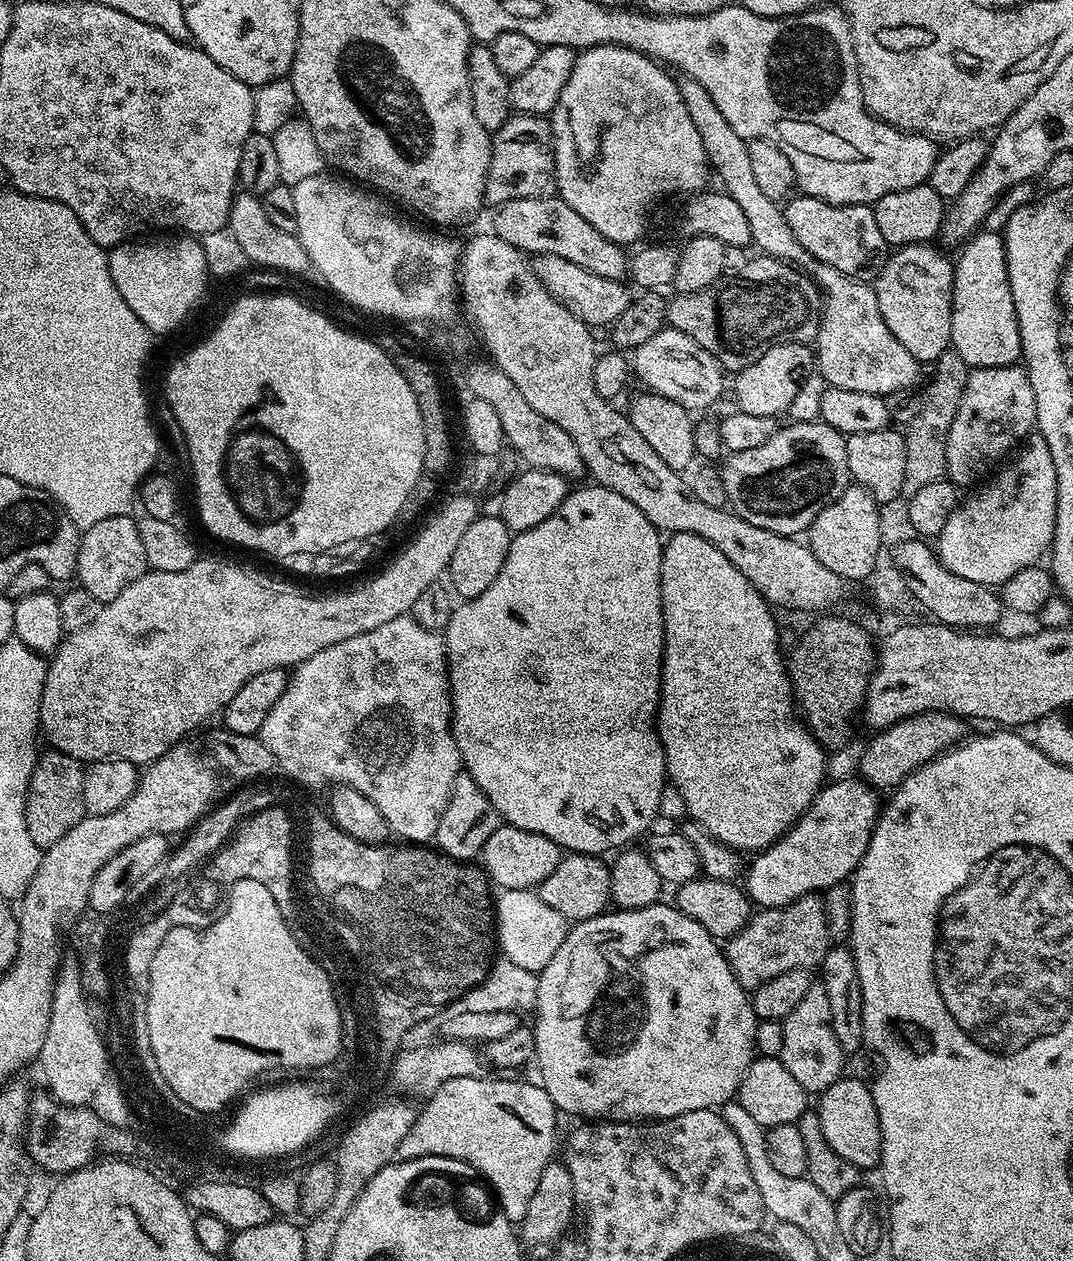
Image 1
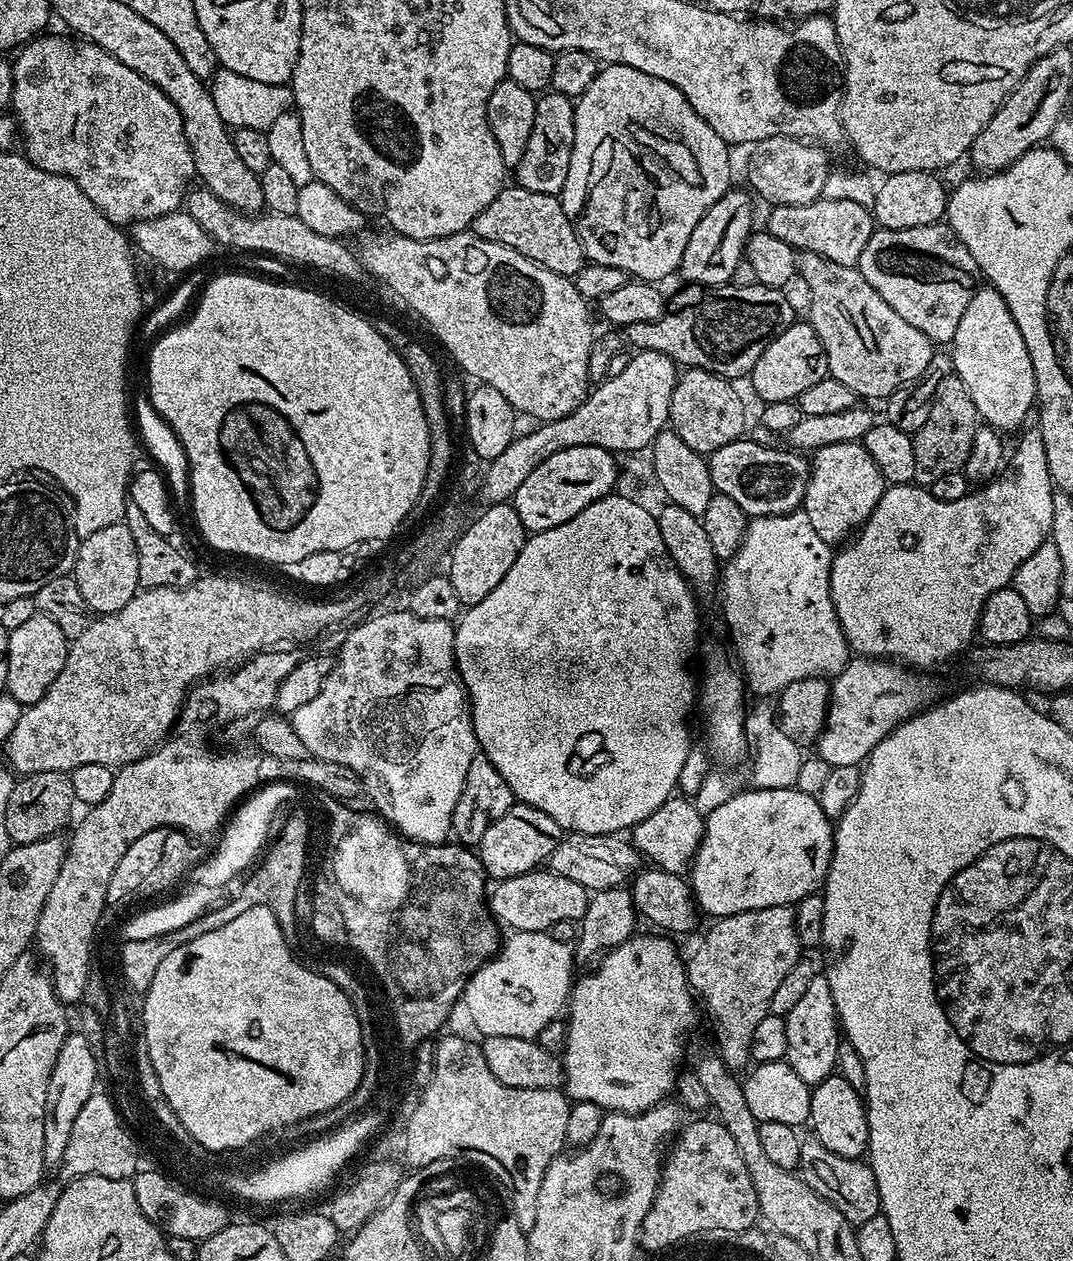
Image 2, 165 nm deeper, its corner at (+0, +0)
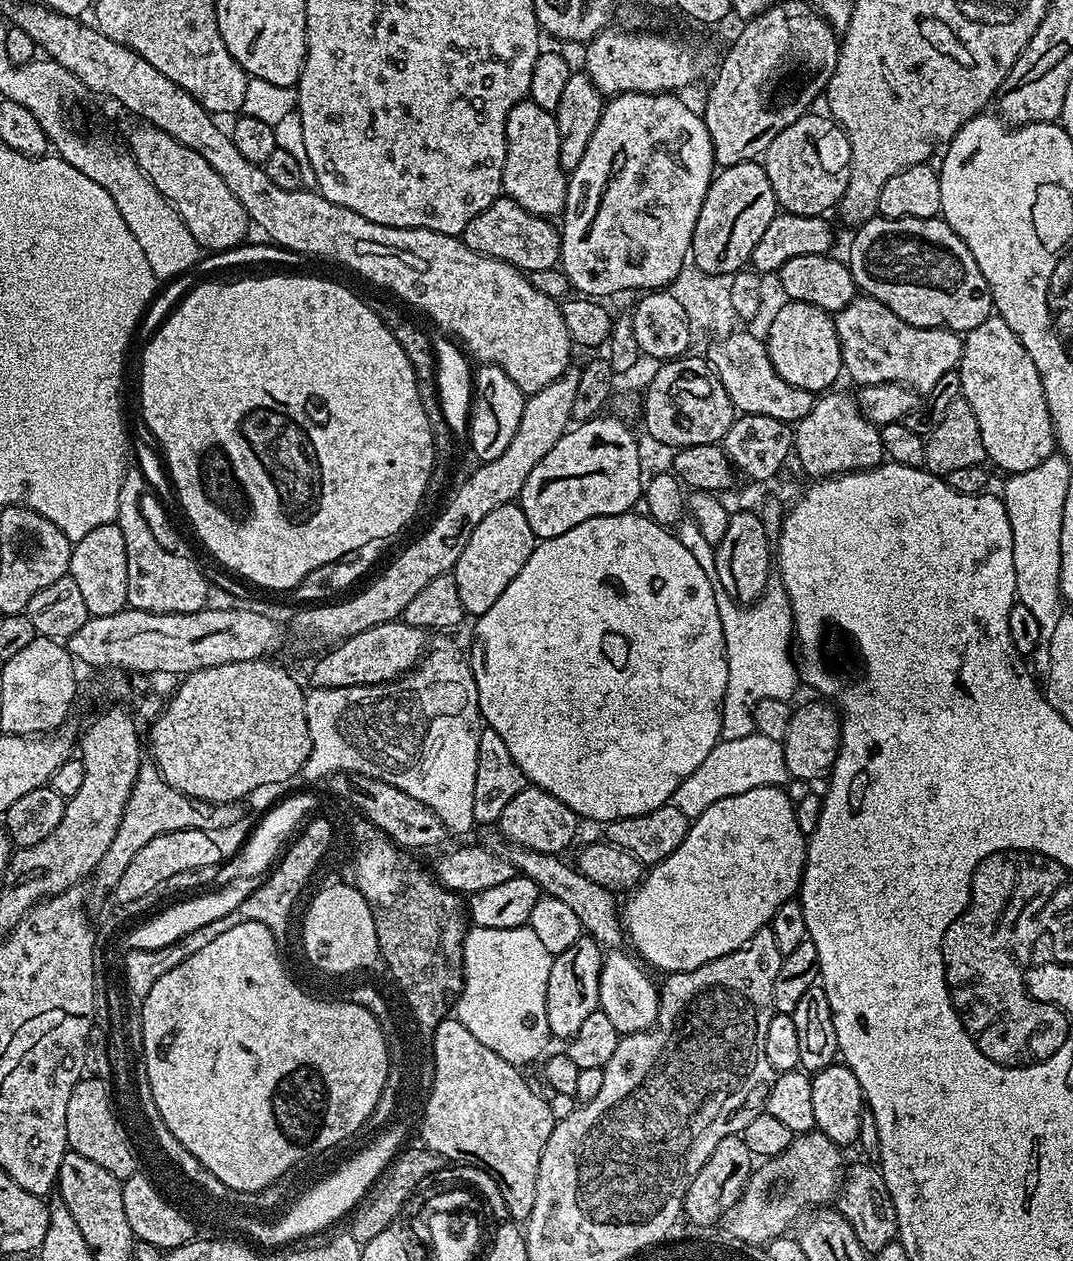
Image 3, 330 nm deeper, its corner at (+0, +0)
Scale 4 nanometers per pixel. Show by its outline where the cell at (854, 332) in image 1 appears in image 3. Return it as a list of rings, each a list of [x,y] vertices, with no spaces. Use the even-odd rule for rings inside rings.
[[[857,295],[856,299],[835,313],[834,319],[844,359],[843,371],[856,386],[896,383],[907,385],[917,394],[927,394],[934,386],[934,382],[942,378],[942,374],[957,371],[960,355],[964,352],[961,333],[951,332],[949,328],[910,326],[910,322],[902,322],[902,318],[894,314],[894,310],[890,310],[882,302],[873,300],[871,296]]]

